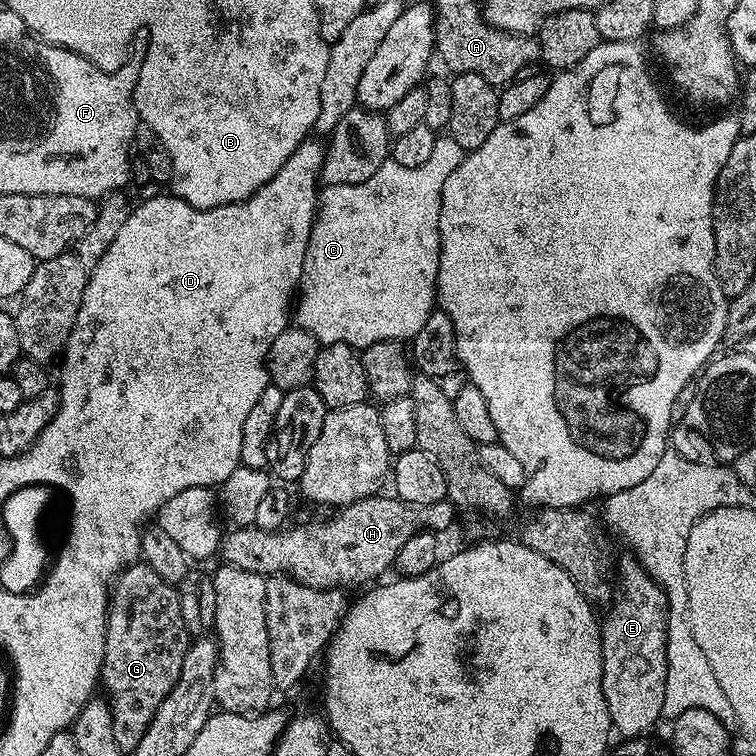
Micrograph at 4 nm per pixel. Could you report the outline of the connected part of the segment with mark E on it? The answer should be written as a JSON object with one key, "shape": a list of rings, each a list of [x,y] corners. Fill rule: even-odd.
{"shape":[[[628,554],[628,557],[620,564],[620,584],[624,587],[624,593],[617,595],[611,601],[610,607],[607,609],[608,617],[603,617],[600,624],[600,645],[602,646],[602,694],[606,698],[606,706],[608,713],[612,719],[613,729],[618,733],[621,732],[621,737],[624,738],[640,738],[648,732],[656,724],[656,719],[661,719],[664,716],[664,699],[666,698],[666,634],[668,633],[668,599],[662,589],[652,580],[652,575],[640,565],[639,560],[635,555]]]}

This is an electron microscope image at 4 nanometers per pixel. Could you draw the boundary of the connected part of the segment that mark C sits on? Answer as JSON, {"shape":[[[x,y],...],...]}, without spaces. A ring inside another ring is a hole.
{"shape":[[[447,134],[437,135],[434,150],[422,166],[398,166],[391,158],[366,182],[319,189],[316,221],[310,230],[302,278],[294,301],[295,327],[314,334],[321,345],[348,344],[357,350],[374,342],[411,342],[437,307],[436,283],[440,265],[442,186],[458,170],[465,151]]]}

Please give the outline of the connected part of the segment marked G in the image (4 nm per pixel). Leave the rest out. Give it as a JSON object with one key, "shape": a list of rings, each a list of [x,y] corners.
{"shape":[[[148,564],[128,565],[110,589],[108,624],[104,629],[104,664],[100,667],[100,679],[102,688],[108,691],[106,699],[112,711],[114,742],[118,742],[125,754],[130,754],[134,746],[142,742],[142,734],[146,734],[158,706],[162,706],[162,698],[174,690],[174,682],[178,682],[178,674],[182,674],[182,658],[186,658],[190,637],[182,622],[182,606],[178,606],[176,588],[158,578]]]}

